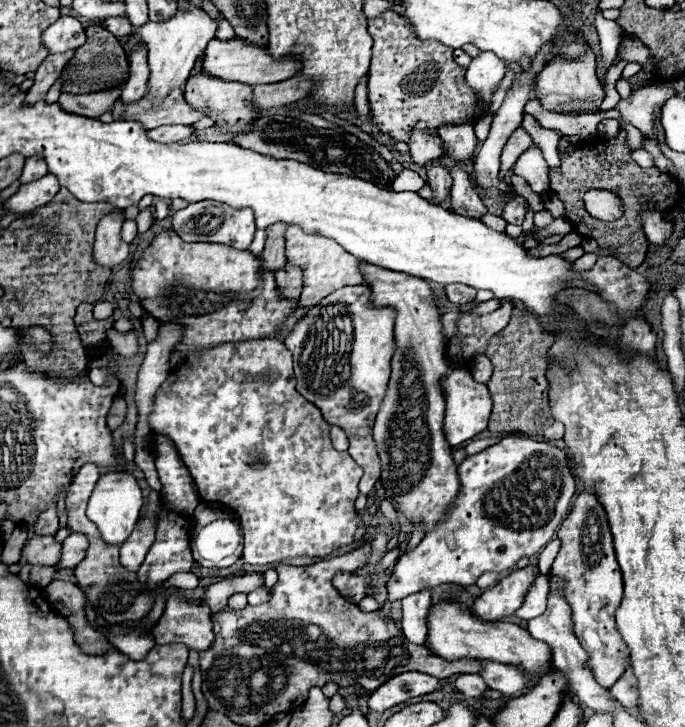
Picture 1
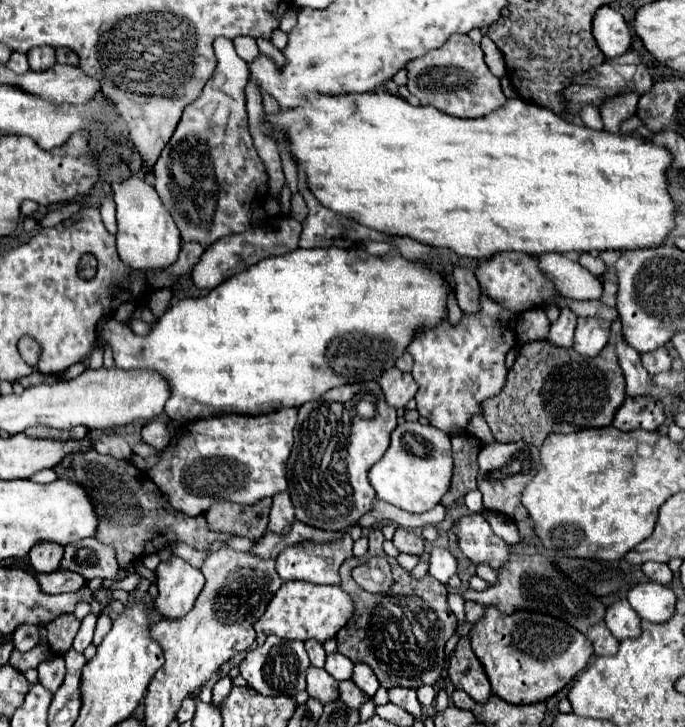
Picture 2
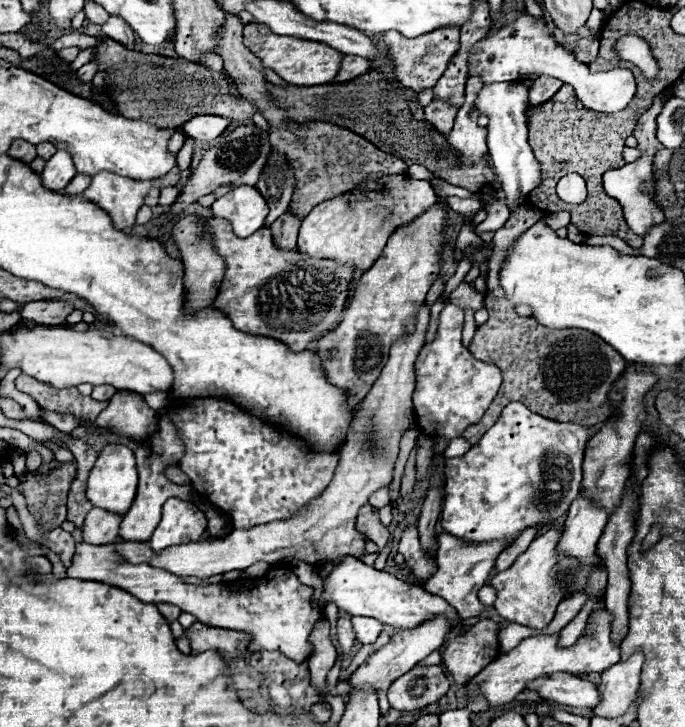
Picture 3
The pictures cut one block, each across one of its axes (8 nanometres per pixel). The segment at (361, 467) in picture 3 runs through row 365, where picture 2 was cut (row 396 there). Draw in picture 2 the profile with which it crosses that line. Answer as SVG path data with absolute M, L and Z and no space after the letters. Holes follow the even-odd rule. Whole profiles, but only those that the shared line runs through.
M398 368L386 370L380 378L380 388L386 396L386 402L394 408L404 408L408 404L408 400L414 398L418 384L414 382L412 374L400 372Z

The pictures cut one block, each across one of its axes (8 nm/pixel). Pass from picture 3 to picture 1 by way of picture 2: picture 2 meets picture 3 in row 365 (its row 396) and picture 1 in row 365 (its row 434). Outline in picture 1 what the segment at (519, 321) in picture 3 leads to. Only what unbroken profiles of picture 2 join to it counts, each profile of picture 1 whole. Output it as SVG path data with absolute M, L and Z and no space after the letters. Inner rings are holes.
M514 308L508 326L490 340L486 356L494 364L494 374L488 382L494 406L488 430L494 436L508 432L524 432L530 436L542 436L546 440L560 440L564 436L564 426L550 414L548 382L544 376L548 368L546 354L552 342L554 336L540 326L538 318L530 312L522 314L518 308Z

